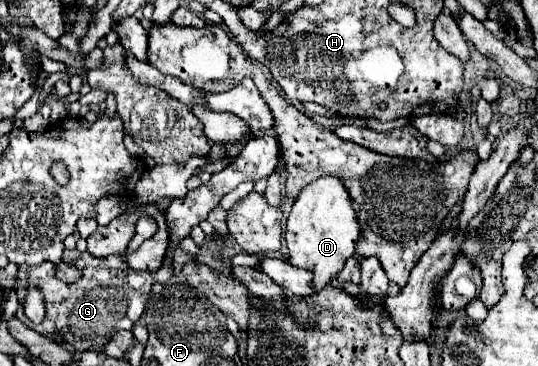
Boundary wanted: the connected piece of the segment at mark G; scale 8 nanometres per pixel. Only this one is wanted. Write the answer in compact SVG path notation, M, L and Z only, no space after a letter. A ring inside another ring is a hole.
M85 254L83 258L63 258L65 264L73 264L79 268L81 278L73 284L67 284L55 276L55 264L41 264L41 266L19 266L19 282L17 294L27 294L25 282L33 284L45 298L47 318L43 324L37 326L37 332L49 336L57 332L63 334L63 342L73 346L73 350L99 350L107 340L111 340L113 332L117 330L131 330L133 324L145 310L151 286L155 282L167 282L173 276L173 268L169 264L171 258L165 258L163 266L155 274L135 272L123 264L123 256L107 256L95 258Z

